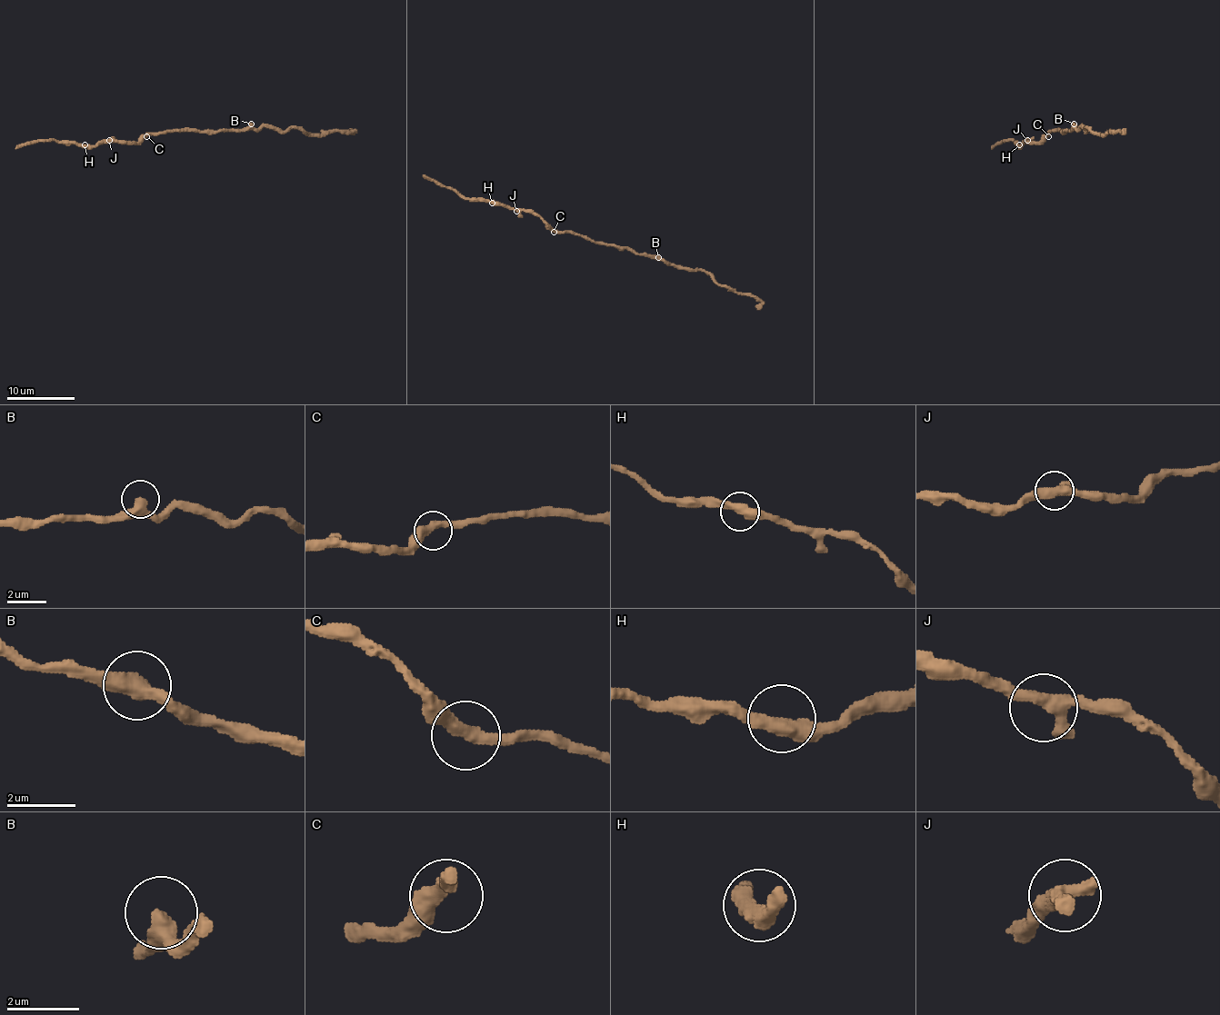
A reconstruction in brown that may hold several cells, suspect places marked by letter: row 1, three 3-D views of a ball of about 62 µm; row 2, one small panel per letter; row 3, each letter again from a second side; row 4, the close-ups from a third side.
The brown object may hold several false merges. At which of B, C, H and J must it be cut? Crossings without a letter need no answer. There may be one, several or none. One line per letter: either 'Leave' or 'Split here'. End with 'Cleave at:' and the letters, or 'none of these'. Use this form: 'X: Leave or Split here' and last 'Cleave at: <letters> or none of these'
B: Leave
C: Leave
H: Leave
J: Leave
Cleave at: none of these

